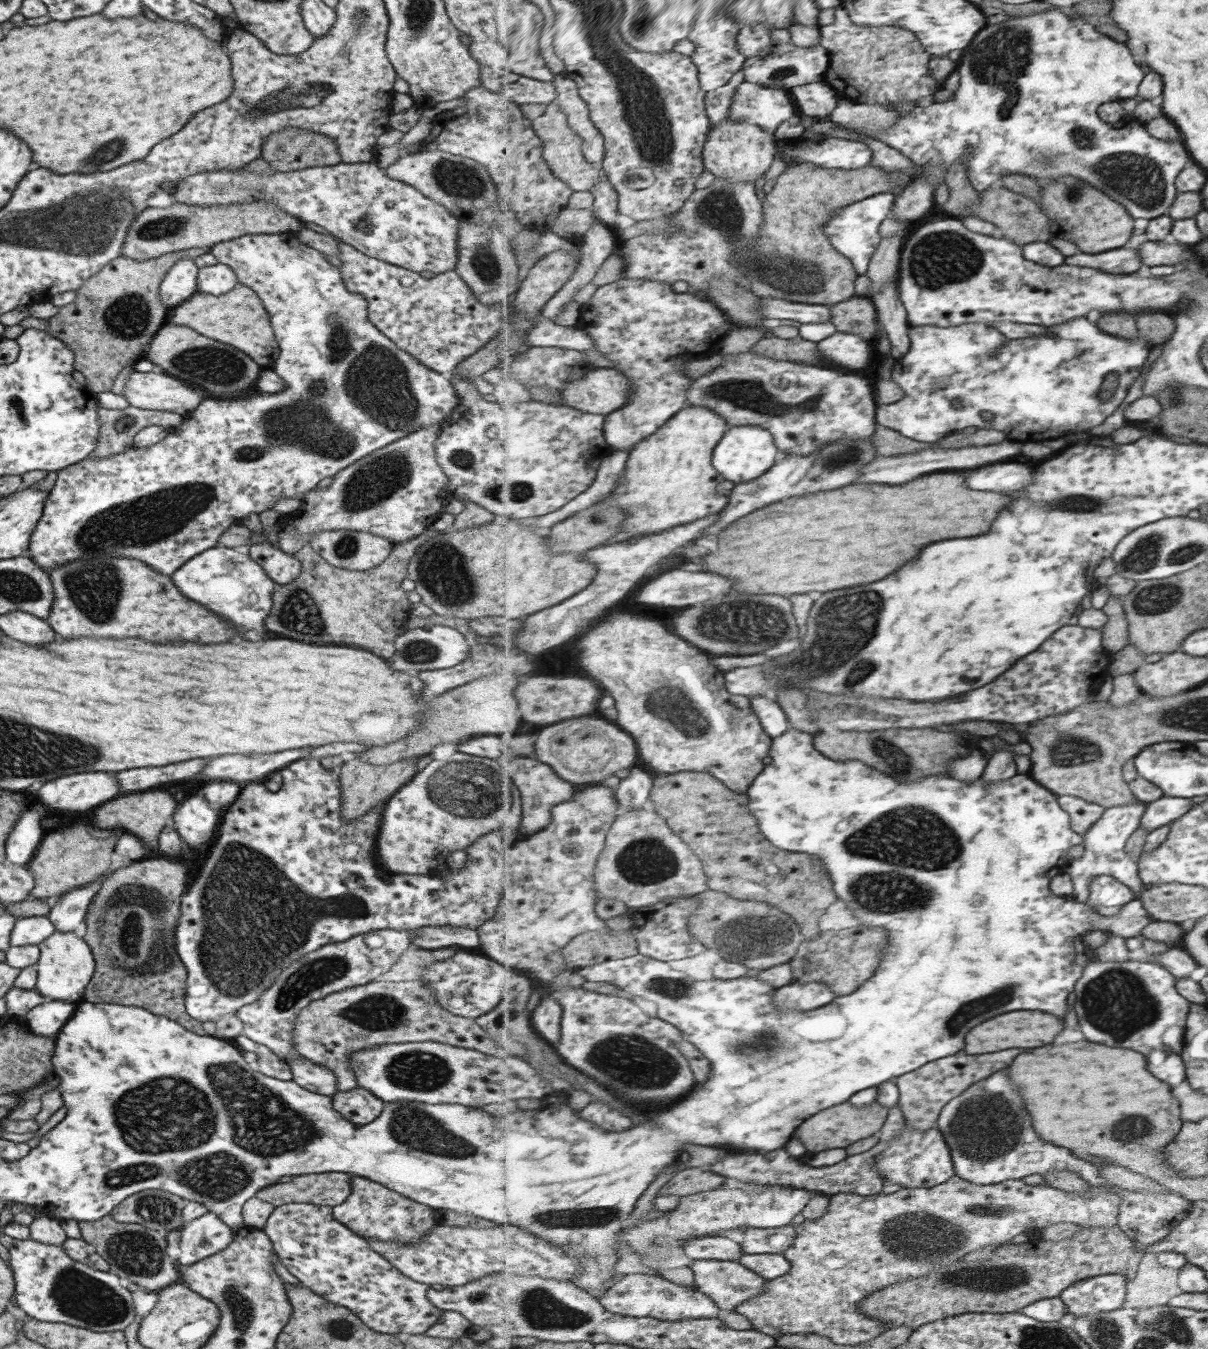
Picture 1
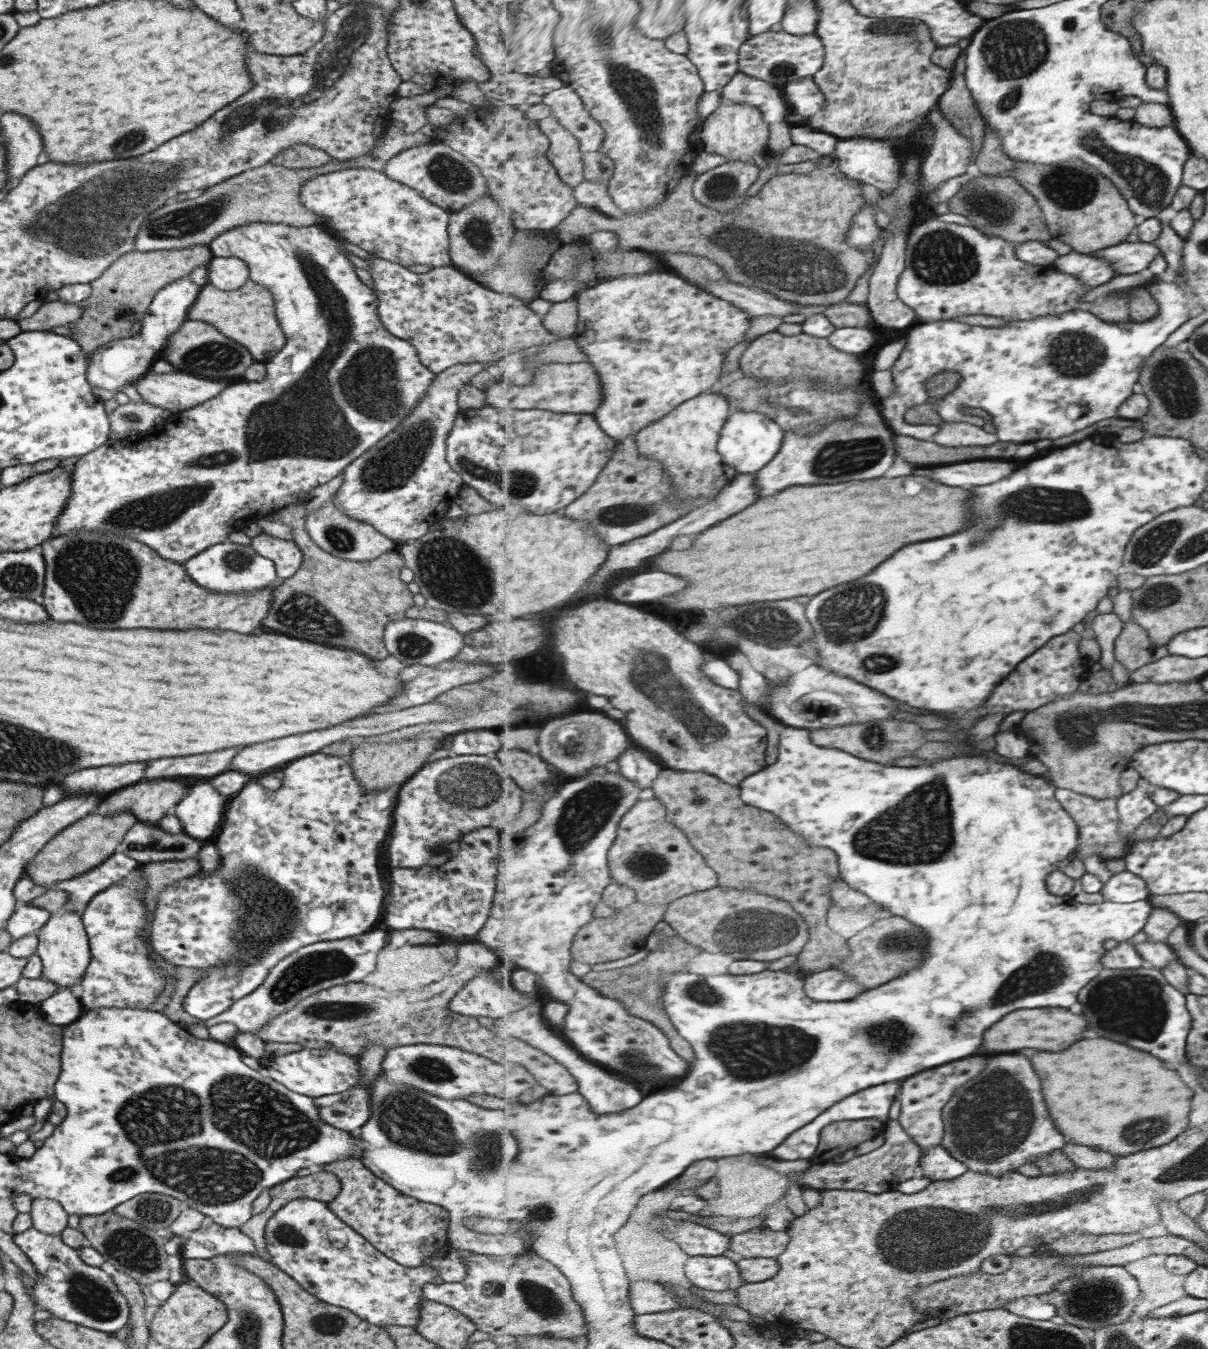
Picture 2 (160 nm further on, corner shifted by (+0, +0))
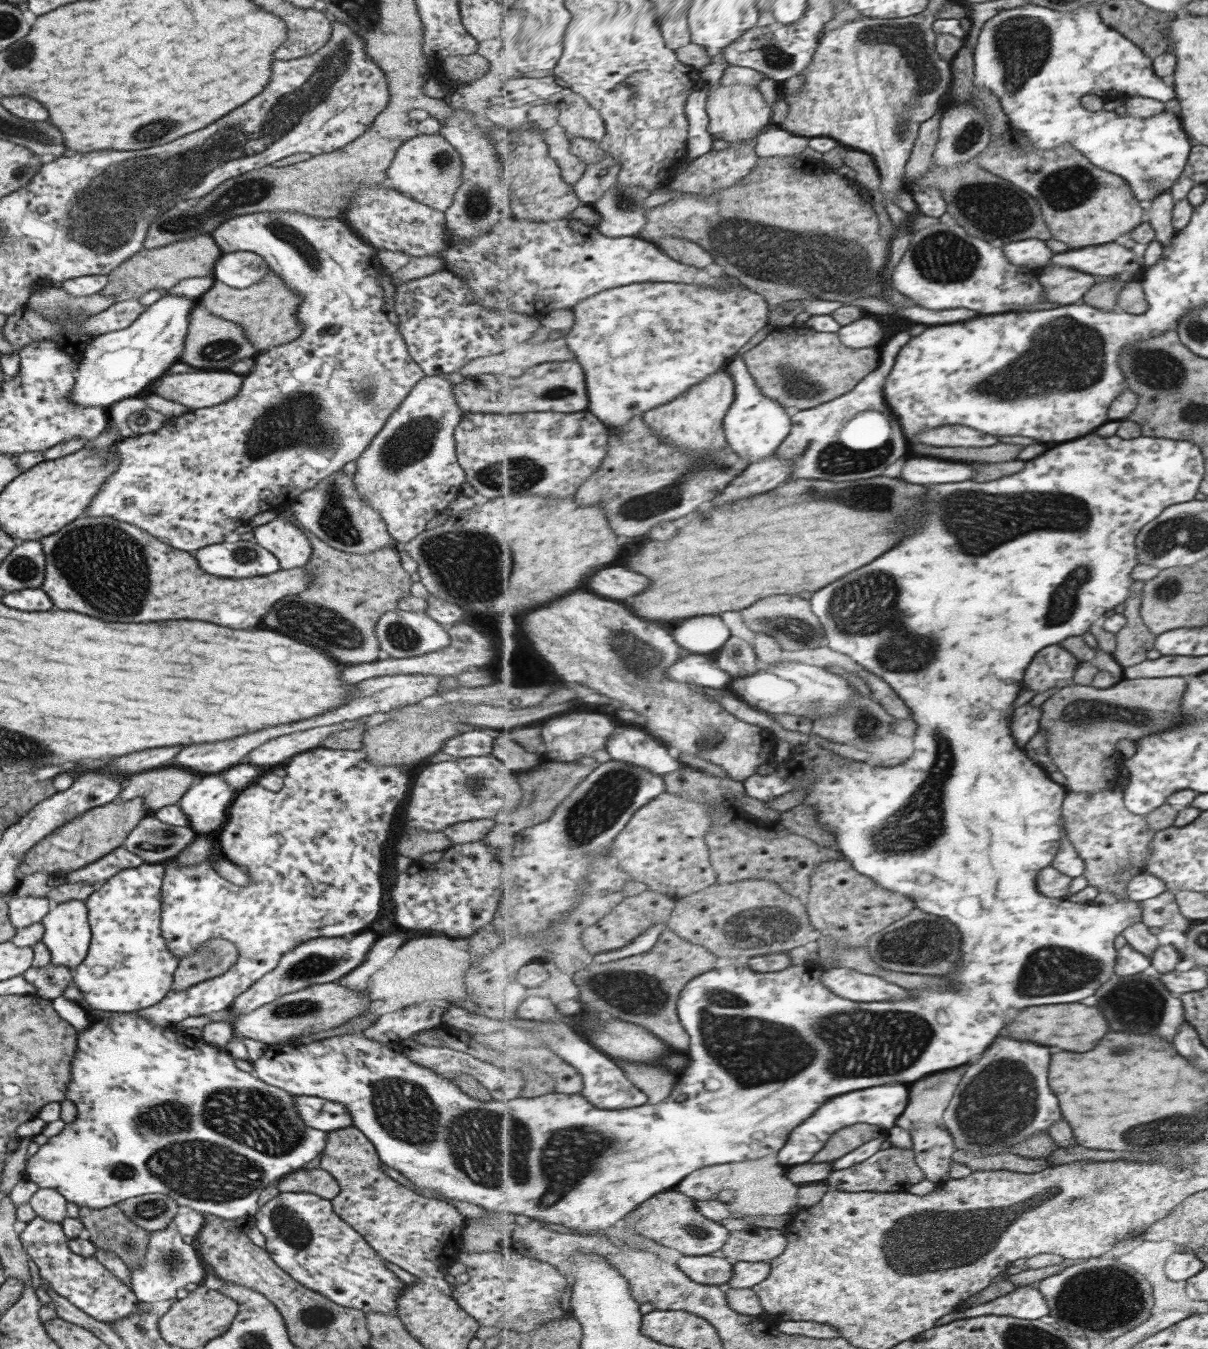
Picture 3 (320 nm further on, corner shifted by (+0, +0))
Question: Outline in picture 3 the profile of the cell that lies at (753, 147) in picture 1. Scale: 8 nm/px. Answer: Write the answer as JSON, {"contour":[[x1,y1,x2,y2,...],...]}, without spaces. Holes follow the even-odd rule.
{"contour":[[721,85,709,87,707,99,707,112,710,116,709,133,719,140,729,144,745,143,748,140,756,140,765,132,765,127,772,123,771,106,763,98,763,94,755,85]]}

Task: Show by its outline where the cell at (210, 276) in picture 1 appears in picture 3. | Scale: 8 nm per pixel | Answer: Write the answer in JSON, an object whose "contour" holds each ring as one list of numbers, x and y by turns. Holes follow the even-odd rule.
{"contour":[[237,251,221,254,213,265,211,277,231,288,244,289,268,273,263,257,249,251]]}

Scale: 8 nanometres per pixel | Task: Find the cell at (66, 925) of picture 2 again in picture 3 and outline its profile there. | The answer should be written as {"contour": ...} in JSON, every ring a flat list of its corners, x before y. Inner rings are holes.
{"contour":[[75,899,57,903,45,913,40,923,44,928,40,941,49,949,50,963,75,968,85,958,91,940,85,903]]}

